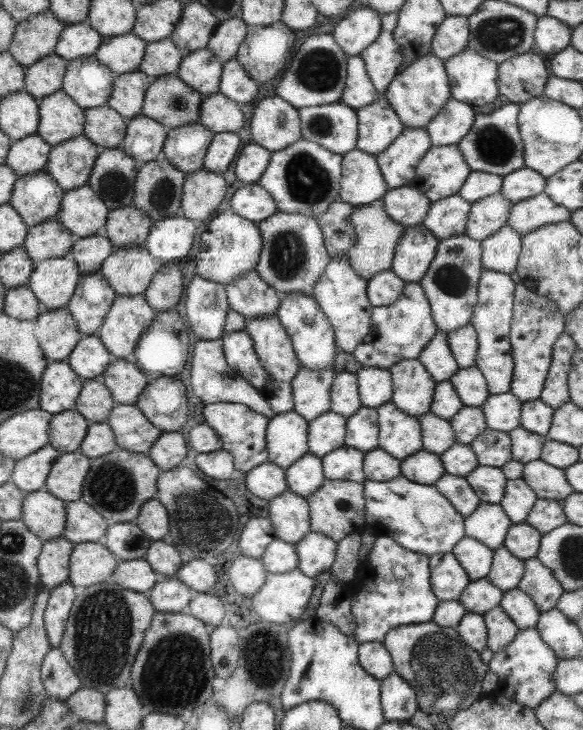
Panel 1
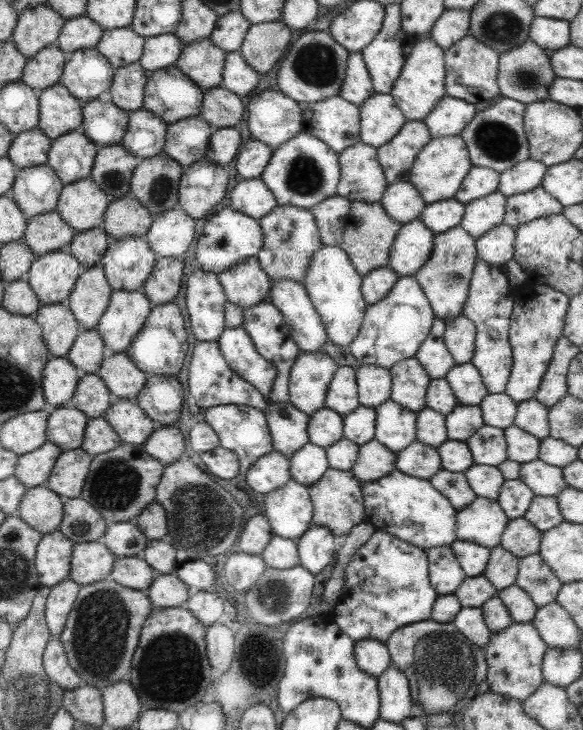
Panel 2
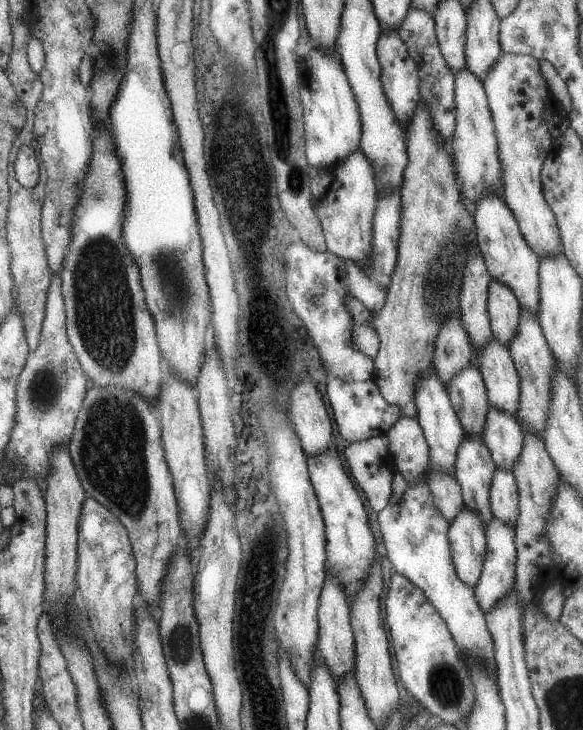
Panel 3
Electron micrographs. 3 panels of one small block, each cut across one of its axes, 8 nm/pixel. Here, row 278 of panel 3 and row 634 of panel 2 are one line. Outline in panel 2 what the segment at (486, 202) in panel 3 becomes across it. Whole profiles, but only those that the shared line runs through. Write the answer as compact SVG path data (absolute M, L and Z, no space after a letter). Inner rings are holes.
M512 622L507 628L491 634L489 642L484 647L484 659L487 666L484 681L487 683L488 691L497 695L506 695L511 699L517 700L519 703L523 703L525 698L531 696L543 684L541 661L548 646L540 639L539 633L531 623Z

